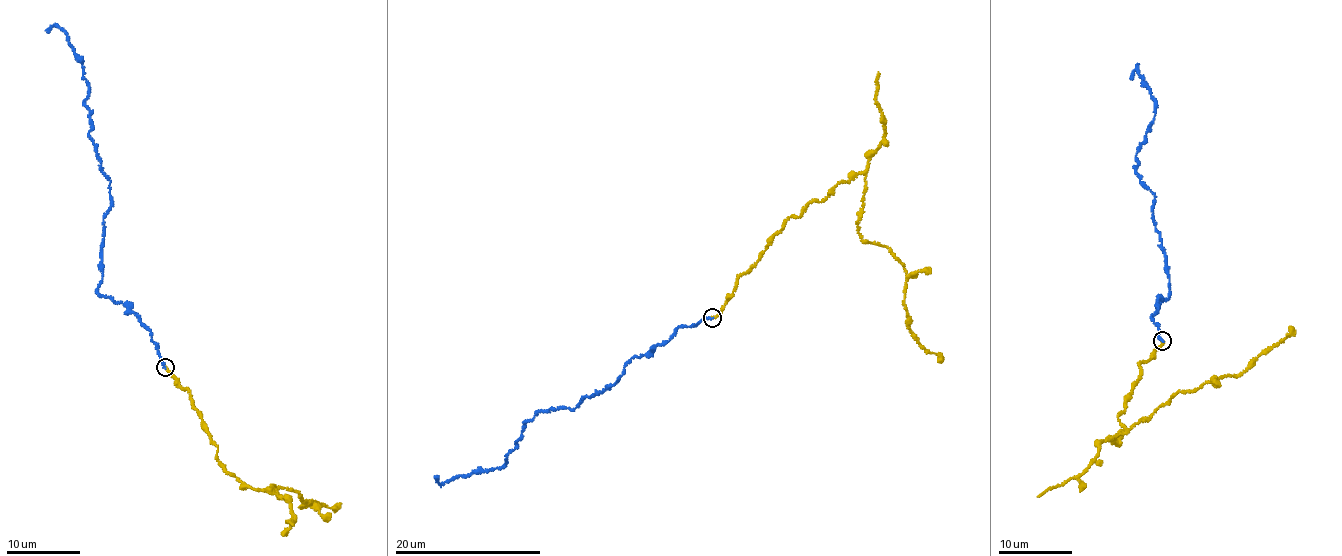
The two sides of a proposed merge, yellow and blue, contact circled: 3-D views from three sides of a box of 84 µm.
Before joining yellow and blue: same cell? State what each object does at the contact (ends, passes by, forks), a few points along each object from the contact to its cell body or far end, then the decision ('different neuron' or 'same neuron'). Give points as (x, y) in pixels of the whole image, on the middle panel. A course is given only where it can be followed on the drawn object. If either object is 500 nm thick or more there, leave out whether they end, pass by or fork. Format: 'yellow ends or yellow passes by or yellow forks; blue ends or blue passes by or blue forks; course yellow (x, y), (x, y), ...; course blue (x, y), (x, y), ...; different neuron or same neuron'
yellow ends; blue ends; course yellow (712, 318), (739, 276), (789, 217), (863, 173), (859, 233), (902, 263), (911, 332), (919, 344), (941, 357); course blue (712, 318), (679, 327), (572, 411), (551, 408), (523, 422), (500, 469), (437, 482), (434, 476); same neuron

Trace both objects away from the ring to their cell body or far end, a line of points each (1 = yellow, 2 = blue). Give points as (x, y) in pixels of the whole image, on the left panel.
1: (165, 367), (188, 390), (223, 469), (253, 489), (298, 491), (310, 503), (301, 507), (341, 503)
2: (165, 367), (139, 317), (98, 294), (109, 180), (89, 131), (88, 84), (78, 56), (62, 29), (46, 30)

